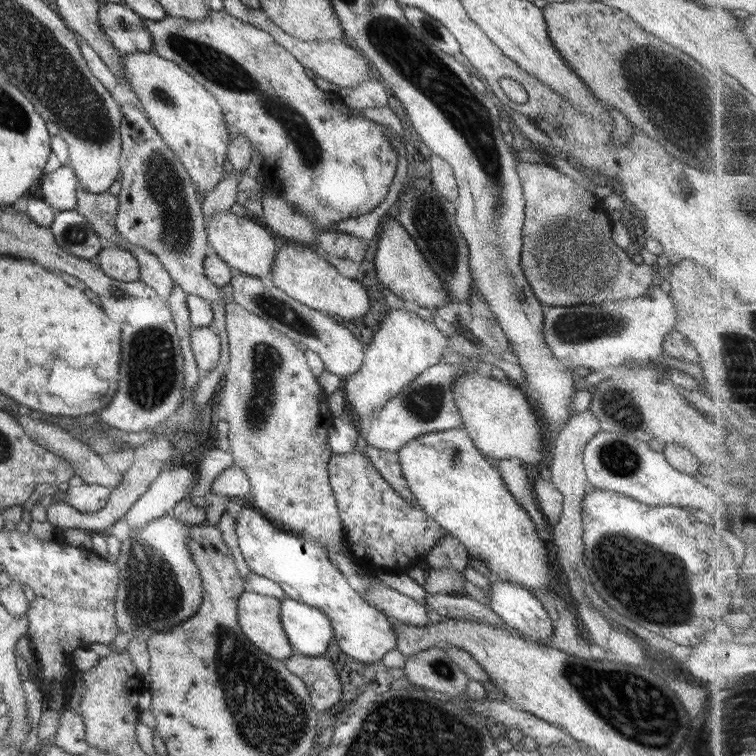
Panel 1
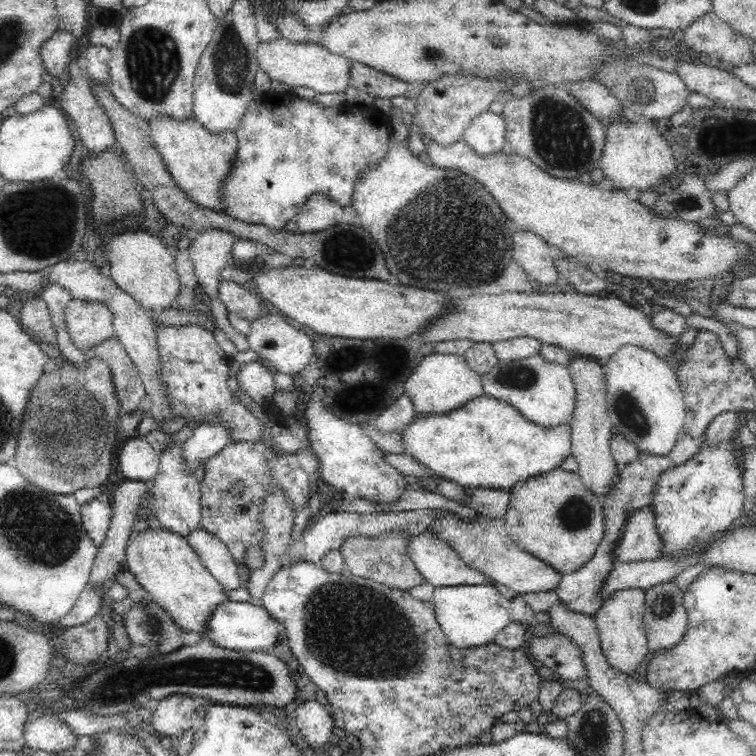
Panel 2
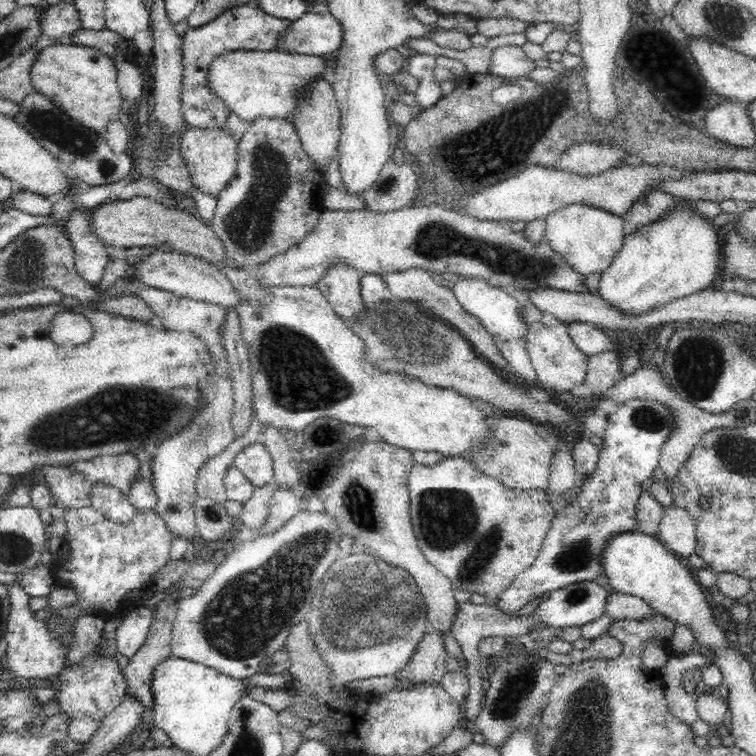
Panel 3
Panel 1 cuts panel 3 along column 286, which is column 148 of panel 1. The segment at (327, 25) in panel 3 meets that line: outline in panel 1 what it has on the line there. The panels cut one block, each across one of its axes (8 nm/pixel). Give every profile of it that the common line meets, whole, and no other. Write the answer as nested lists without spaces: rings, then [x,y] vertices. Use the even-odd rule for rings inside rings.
[[[106,3],[97,8],[102,31],[121,55],[133,52],[152,52],[153,41],[142,18],[124,4]]]

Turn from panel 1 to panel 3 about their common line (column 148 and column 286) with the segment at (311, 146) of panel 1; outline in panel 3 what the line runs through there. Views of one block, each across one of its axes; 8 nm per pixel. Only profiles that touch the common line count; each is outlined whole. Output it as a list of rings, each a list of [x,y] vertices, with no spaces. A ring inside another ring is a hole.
[[[248,2],[238,8],[224,11],[218,18],[196,28],[189,28],[182,37],[183,79],[181,109],[185,124],[190,129],[226,129],[231,110],[209,88],[209,70],[213,58],[222,53],[246,51],[276,51],[282,35],[289,31],[291,20],[272,17],[257,8],[256,2]]]

